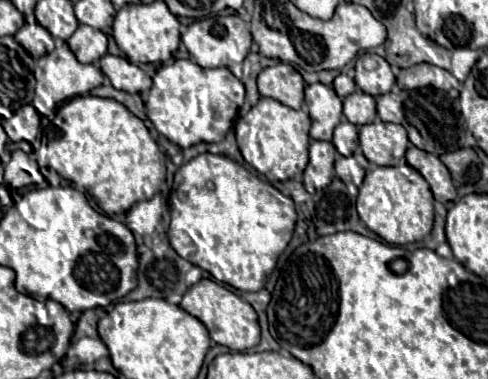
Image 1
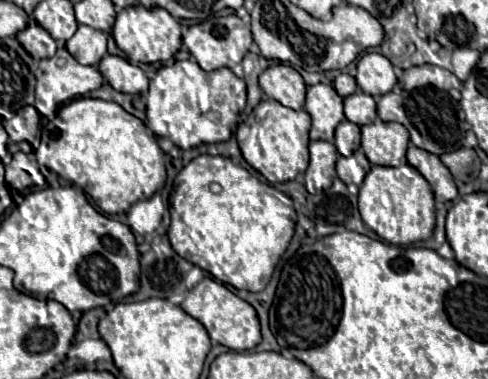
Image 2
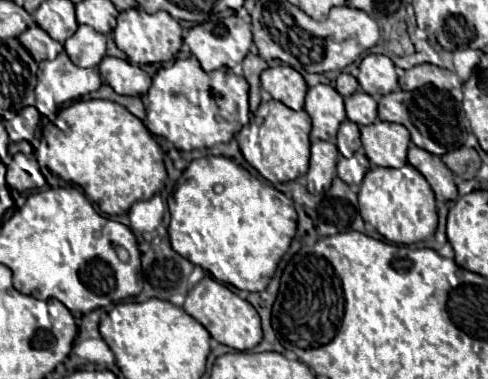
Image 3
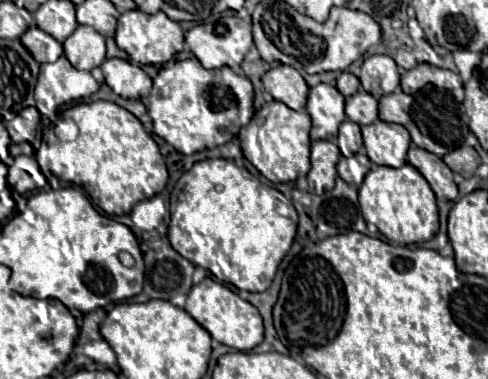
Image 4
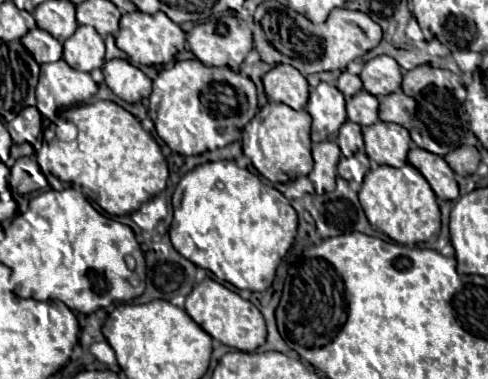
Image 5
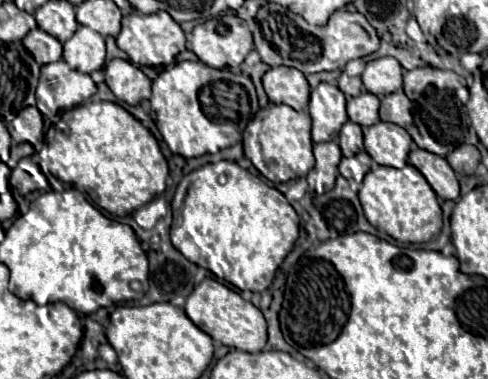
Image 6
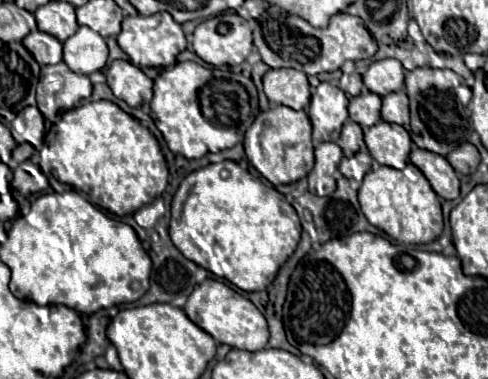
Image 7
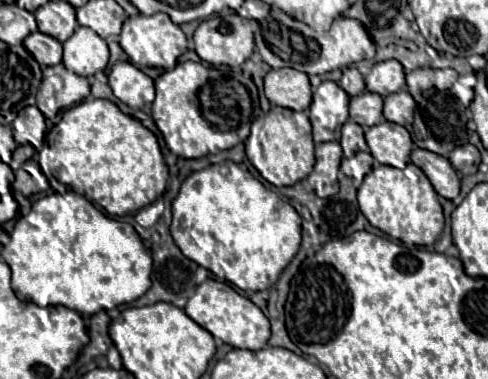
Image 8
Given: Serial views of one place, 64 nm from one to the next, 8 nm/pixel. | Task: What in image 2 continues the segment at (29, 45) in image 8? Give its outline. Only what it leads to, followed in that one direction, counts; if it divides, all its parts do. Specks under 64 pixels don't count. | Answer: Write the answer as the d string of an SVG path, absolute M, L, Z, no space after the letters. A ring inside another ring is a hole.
M36 22L28 24L28 28L24 28L24 32L18 32L16 40L20 40L20 44L26 48L26 52L30 52L36 60L48 58L56 52L54 38Z

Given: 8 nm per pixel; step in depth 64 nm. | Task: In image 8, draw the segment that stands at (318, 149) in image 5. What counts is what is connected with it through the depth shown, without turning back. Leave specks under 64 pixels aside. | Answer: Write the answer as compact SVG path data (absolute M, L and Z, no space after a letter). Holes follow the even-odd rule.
M338 142L316 144L316 166L308 176L310 186L320 198L330 198L338 192L338 168L342 160L342 148Z

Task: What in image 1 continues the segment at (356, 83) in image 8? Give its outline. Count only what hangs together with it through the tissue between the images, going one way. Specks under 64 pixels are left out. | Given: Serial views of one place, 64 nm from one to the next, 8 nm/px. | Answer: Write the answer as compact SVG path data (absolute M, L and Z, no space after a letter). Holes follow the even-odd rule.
M340 74L340 76L334 78L334 90L336 90L336 94L340 98L344 98L344 96L348 96L348 94L352 94L356 90L356 84L354 84L354 80L350 76Z

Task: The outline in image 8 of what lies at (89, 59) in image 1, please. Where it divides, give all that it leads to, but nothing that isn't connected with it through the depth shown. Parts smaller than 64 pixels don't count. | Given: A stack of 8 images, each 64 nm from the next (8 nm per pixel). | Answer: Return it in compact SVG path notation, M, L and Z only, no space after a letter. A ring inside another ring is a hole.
M78 26L76 32L64 42L64 66L80 76L92 76L106 68L108 46L94 30Z

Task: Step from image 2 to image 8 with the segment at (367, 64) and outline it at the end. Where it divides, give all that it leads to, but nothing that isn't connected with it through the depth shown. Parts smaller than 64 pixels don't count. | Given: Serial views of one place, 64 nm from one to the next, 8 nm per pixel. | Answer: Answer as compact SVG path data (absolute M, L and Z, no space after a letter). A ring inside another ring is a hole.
M384 60L372 66L366 76L366 88L380 96L388 96L392 92L400 92L404 88L404 68L398 60Z

